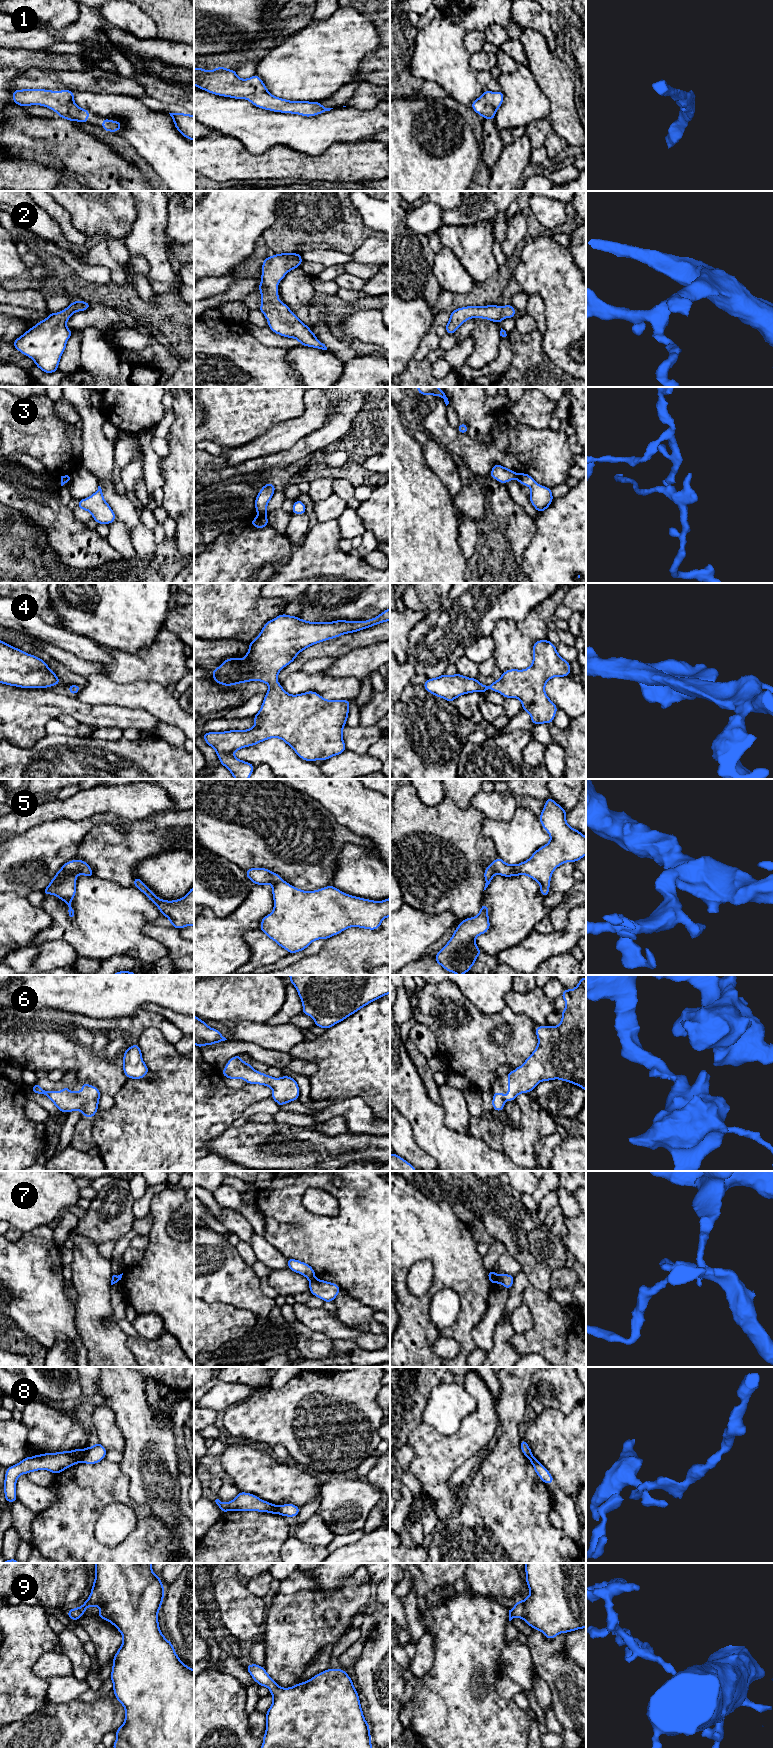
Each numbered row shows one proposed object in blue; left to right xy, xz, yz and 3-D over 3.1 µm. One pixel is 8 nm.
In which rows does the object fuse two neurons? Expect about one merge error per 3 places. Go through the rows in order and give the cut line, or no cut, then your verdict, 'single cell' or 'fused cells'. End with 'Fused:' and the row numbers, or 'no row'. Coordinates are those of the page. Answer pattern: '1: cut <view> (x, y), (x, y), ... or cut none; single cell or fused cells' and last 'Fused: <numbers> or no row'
1: cut none; single cell
2: cut none; single cell
3: cut xz (265, 514), (258, 516); fused cells
4: cut none; single cell
5: cut none; single cell
6: cut none; single cell
7: cut xz (315, 1278), (310, 1281); fused cells
8: cut none; single cell
9: cut none; single cell
Fused: 3, 7

